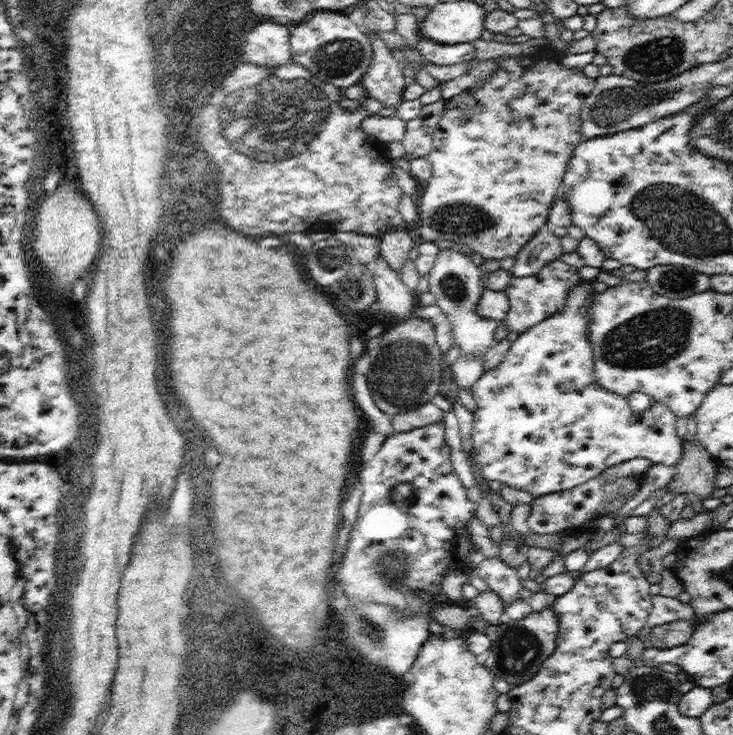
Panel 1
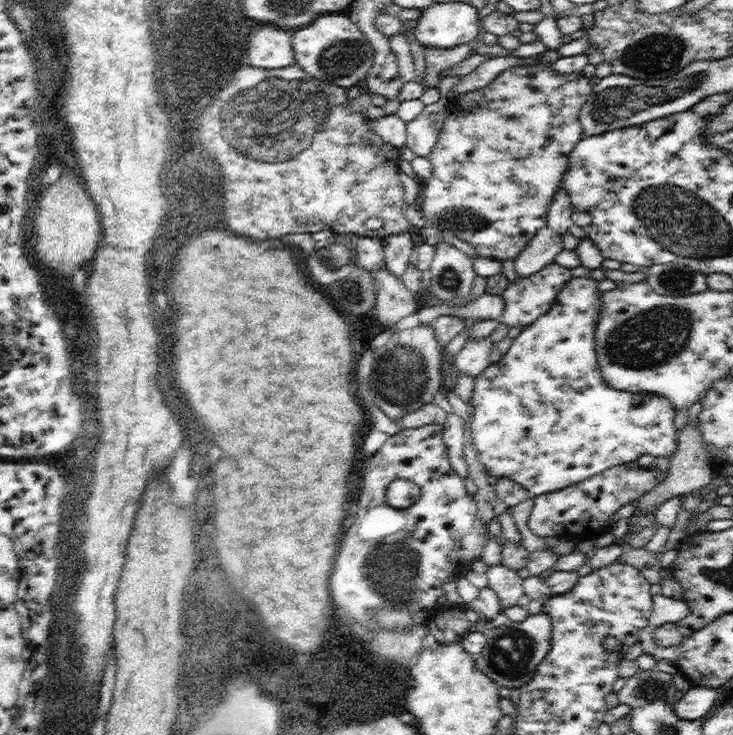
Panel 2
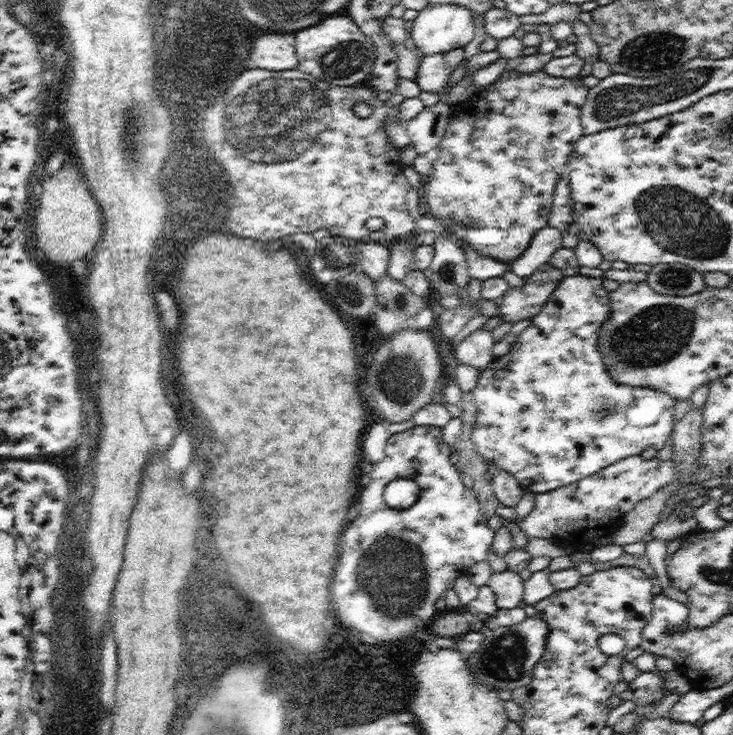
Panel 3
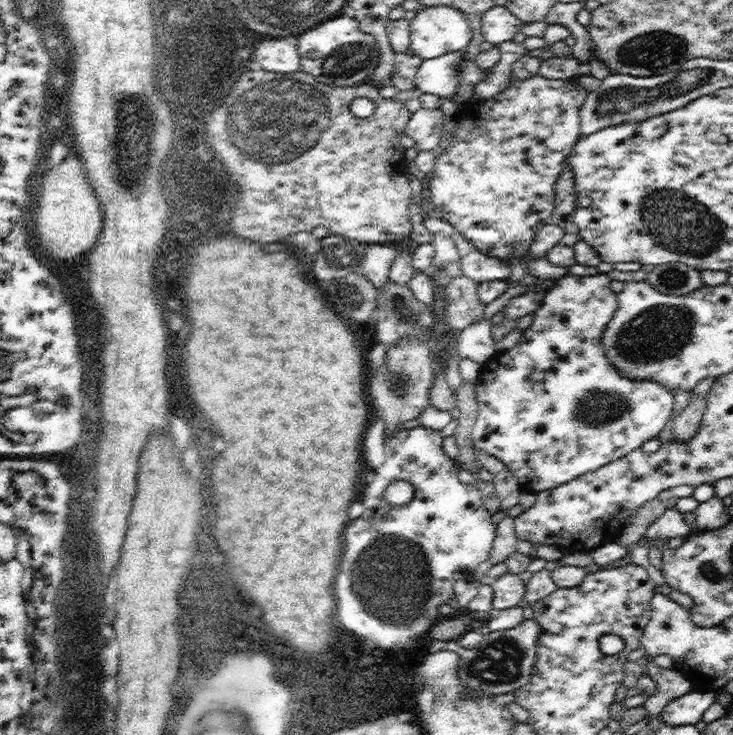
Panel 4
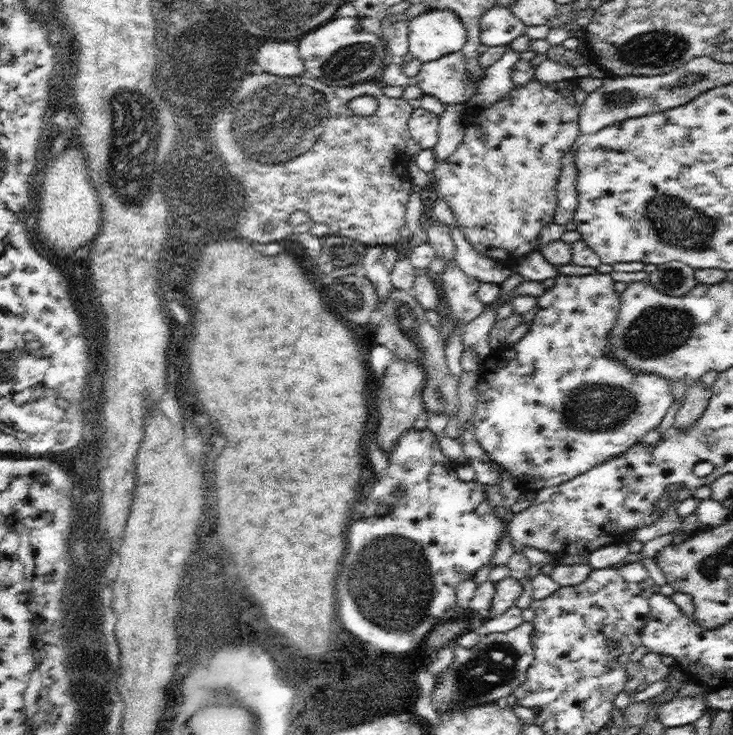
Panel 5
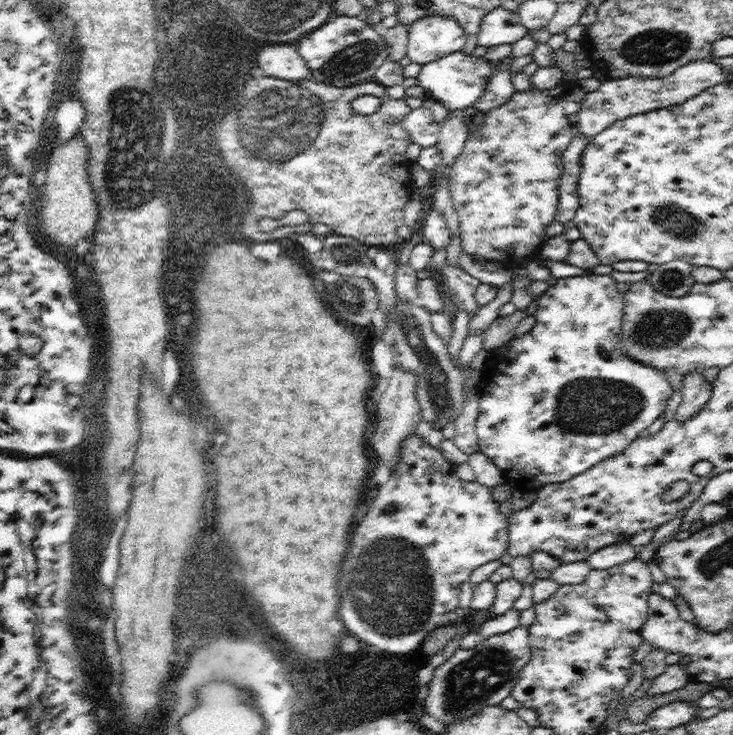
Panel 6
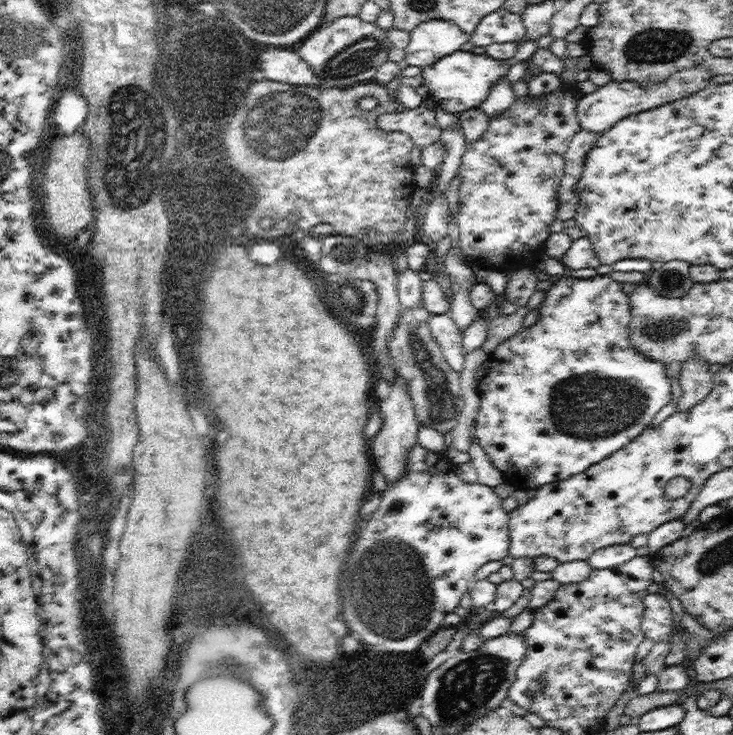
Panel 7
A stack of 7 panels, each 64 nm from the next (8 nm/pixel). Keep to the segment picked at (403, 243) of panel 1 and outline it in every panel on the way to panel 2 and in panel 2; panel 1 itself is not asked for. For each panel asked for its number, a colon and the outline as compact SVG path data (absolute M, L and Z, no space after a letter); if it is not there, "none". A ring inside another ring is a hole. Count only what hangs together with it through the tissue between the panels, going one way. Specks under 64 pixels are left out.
2: M405 232L405 234L391 234L387 238L381 240L383 244L383 256L385 256L385 268L401 278L405 274L405 268L409 266L407 264L407 258L409 254L413 252L413 242L411 242L411 236Z

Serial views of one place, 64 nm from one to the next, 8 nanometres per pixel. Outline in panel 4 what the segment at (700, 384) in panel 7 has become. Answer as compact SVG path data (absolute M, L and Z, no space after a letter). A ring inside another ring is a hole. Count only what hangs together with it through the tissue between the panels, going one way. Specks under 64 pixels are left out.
M691 394L687 406L679 412L679 416L673 422L671 436L675 442L687 444L693 440L693 436L697 434L697 428L701 424L705 408L707 408L707 396L693 396Z

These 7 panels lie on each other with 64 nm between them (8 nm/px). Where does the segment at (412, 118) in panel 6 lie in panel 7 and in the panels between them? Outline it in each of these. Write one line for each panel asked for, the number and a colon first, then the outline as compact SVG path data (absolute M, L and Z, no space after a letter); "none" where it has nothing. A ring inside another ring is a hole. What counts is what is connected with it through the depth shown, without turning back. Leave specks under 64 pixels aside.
7: M413 108L377 116L377 126L385 132L405 132L413 140L415 148L425 148L429 144L439 142L439 136L443 132L443 128L437 126L435 110L427 108Z

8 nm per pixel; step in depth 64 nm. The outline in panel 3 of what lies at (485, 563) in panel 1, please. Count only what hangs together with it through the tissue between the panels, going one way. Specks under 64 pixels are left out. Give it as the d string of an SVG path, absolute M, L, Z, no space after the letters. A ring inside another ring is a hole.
M509 570L499 574L491 572L487 586L495 594L497 610L511 610L523 606L523 580L519 578L519 574L513 574Z

